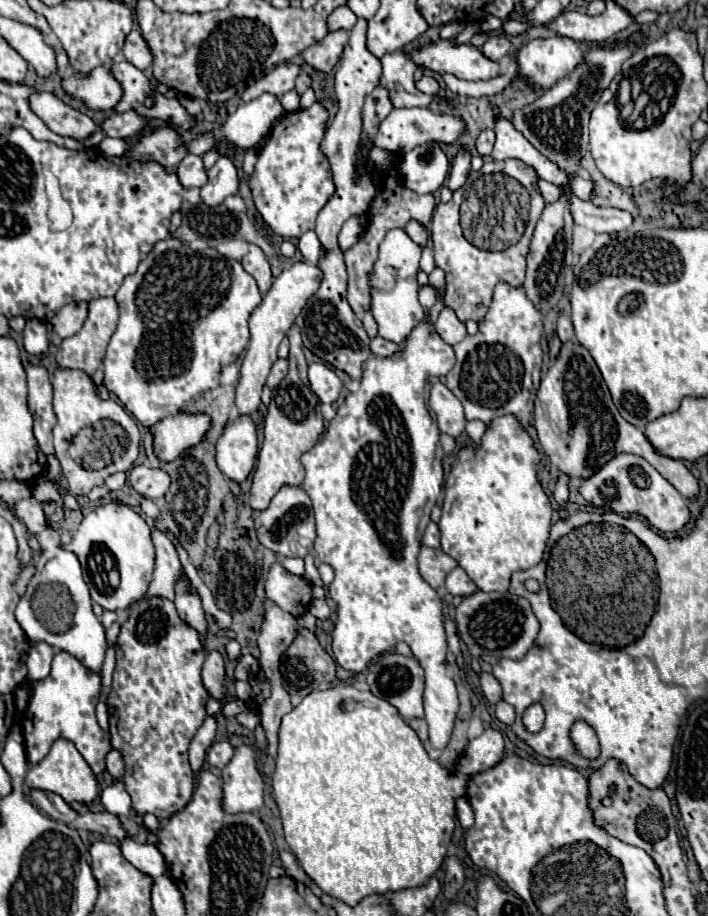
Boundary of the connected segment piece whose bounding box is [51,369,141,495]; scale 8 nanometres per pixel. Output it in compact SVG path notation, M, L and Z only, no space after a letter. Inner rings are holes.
M57 369L51 377L51 383L55 381L53 387L59 387L53 391L53 405L55 405L55 415L57 415L57 425L53 427L53 437L55 437L55 455L61 461L65 485L69 493L73 495L87 495L95 485L103 483L105 477L117 471L129 471L139 455L139 429L133 421L131 415L125 413L125 409L115 403L113 399L101 399L97 395L97 387L91 381L85 371L77 369ZM91 427L93 429L93 447L107 447L109 455L107 457L93 457L93 469L83 469L75 459L71 459L67 447L71 443L71 437L83 429Z

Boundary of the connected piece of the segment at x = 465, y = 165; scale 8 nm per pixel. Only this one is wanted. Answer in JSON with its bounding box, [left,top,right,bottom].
[445,149,471,191]

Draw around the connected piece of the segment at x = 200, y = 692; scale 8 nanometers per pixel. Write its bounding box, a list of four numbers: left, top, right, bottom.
[107,597,209,825]

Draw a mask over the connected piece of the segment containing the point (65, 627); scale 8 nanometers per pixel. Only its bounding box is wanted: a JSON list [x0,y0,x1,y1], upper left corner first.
[17,527,105,673]

